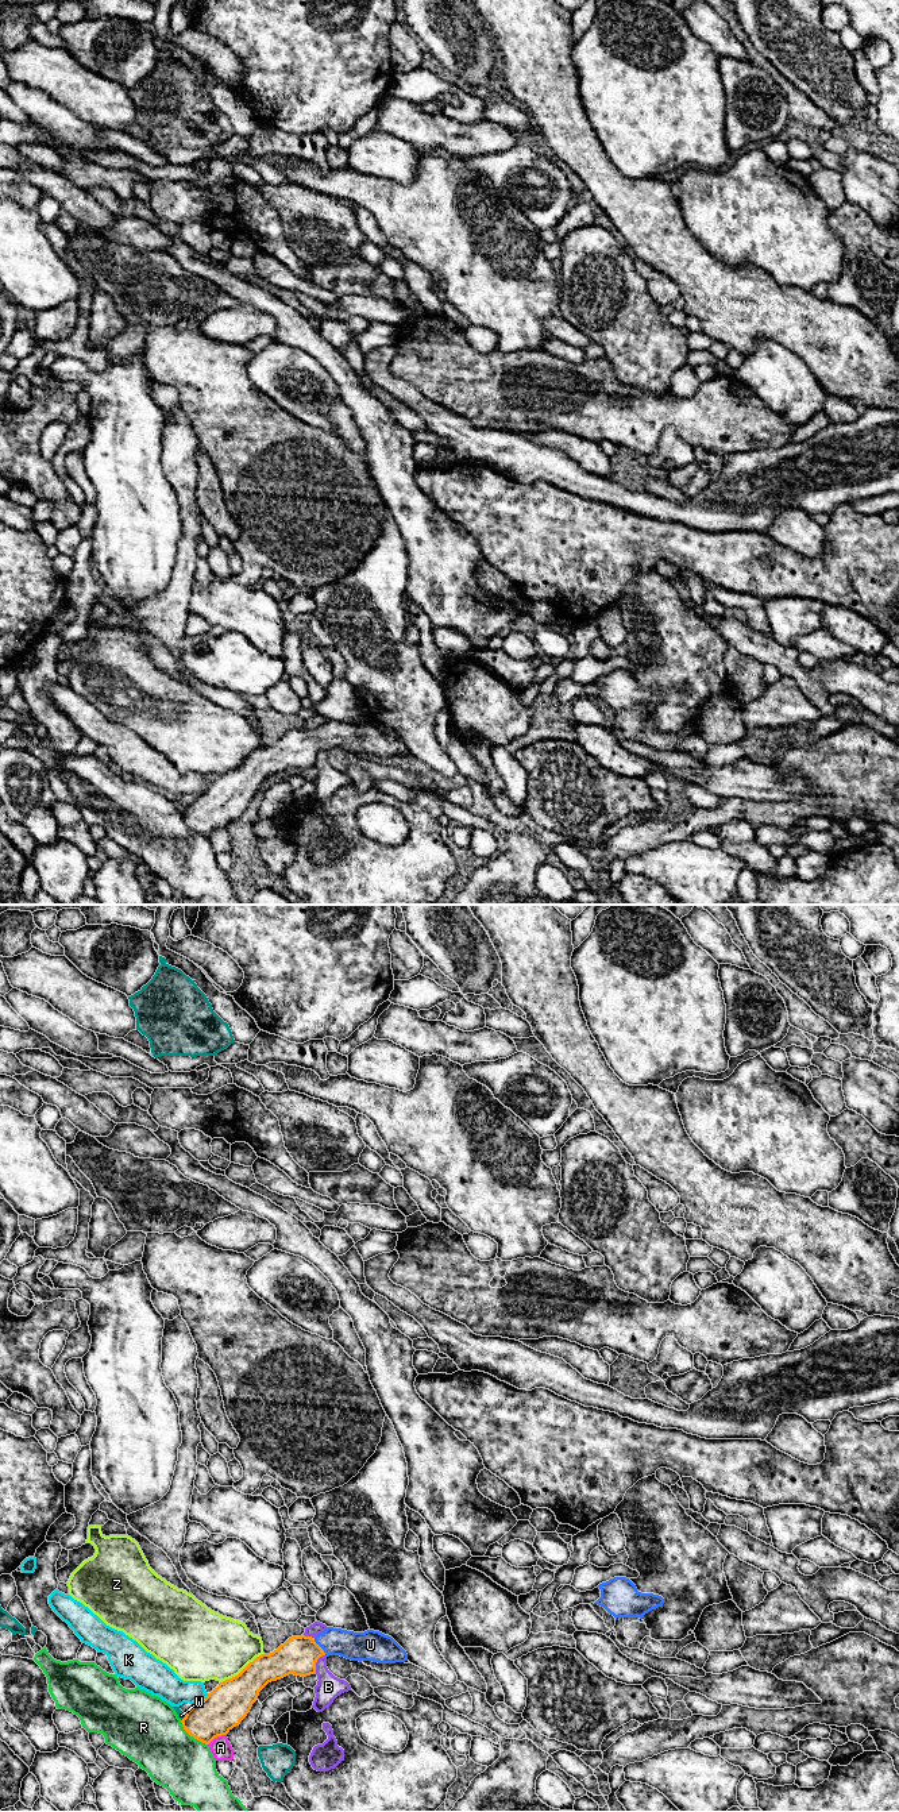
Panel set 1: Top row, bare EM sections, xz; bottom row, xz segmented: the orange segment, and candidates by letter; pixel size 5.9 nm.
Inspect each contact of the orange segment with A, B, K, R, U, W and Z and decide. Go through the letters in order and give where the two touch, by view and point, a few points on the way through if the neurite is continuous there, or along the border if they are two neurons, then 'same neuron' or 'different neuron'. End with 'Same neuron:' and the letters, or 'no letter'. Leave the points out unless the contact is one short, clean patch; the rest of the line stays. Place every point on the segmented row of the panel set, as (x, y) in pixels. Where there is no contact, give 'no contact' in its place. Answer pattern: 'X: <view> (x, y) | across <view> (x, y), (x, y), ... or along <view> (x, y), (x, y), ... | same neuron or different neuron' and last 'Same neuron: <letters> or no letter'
A: xz (216, 1737) | different neuron
B: xz (316, 1661) | different neuron
K: xz (205, 1697) | different neuron
R: xz (192, 1735) | different neuron
U: xz (319, 1646) | across xz (297, 1656), (319, 1646), (357, 1646) | same neuron
W: xz (185, 1716) | different neuron
Z: xz (243, 1669) | different neuron
Same neuron: U

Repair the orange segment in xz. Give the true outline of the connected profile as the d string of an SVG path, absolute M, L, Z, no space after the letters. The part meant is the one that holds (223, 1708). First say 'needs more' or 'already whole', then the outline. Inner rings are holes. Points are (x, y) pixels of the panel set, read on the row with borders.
needs more; M328 1627L315 1638L292 1636L273 1653L256 1657L238 1676L220 1682L200 1704L190 1707L181 1720L184 1730L209 1744L240 1724L269 1682L289 1674L315 1674L316 1662L323 1655L378 1663L408 1661L406 1651L391 1636L374 1630L354 1632Z

